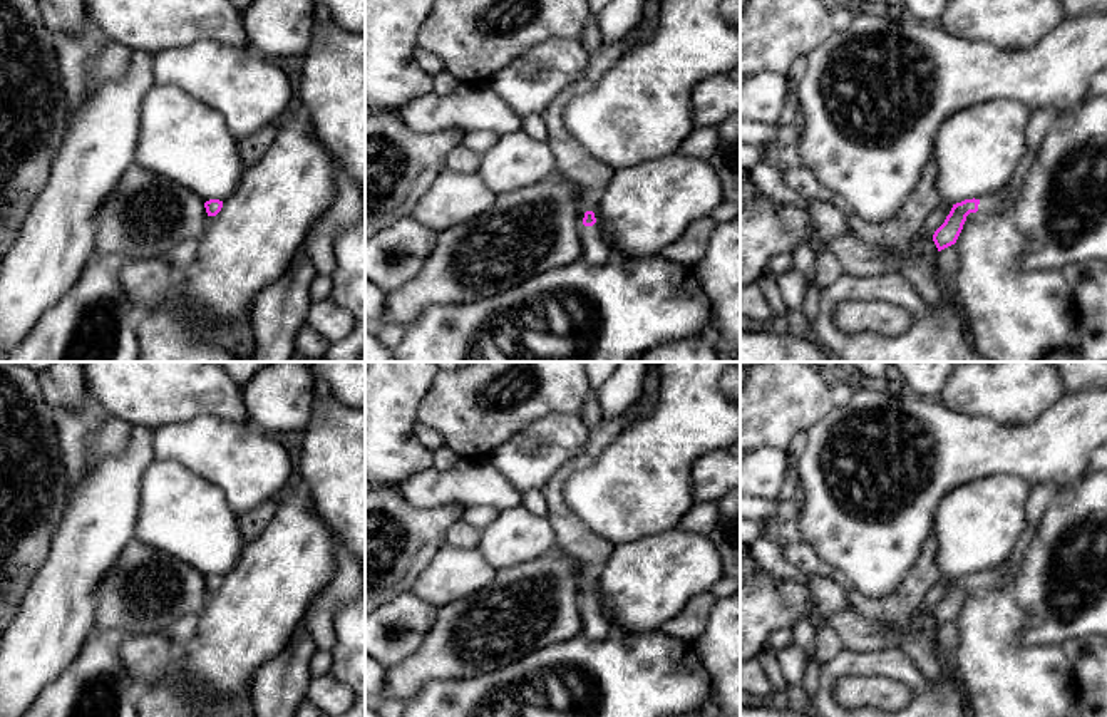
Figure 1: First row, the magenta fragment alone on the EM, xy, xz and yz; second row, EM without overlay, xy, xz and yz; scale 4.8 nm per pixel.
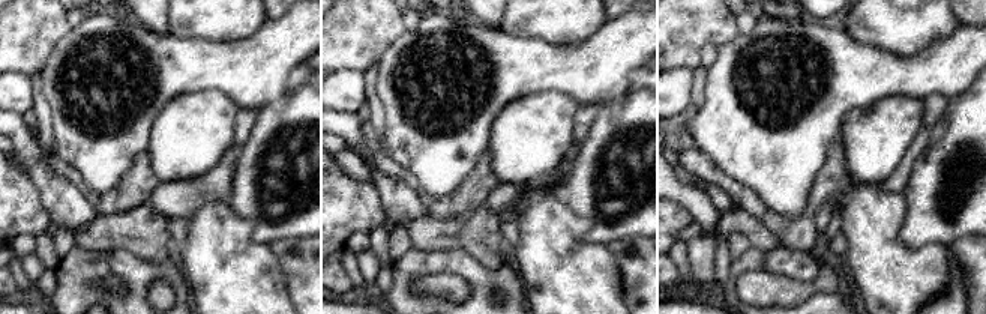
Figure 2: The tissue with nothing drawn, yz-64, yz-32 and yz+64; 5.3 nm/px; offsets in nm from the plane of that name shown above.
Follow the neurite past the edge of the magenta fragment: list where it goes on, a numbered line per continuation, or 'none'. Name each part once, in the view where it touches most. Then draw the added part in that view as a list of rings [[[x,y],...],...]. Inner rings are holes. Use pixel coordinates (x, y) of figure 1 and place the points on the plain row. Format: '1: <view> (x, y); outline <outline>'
1: yz (1002, 577); outline [[[1027,526],[1025,531],[1020,534],[1013,551],[1010,556],[995,570],[988,570],[986,573],[980,575],[978,586],[970,588],[966,595],[976,591],[978,588],[1001,588],[1008,590],[1015,580],[1015,575],[1020,568],[1022,558],[1028,544],[1032,543],[1037,533],[1037,526]]]

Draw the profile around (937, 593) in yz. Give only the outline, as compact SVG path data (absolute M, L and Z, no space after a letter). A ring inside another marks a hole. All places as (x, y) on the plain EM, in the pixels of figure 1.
M945 578L945 580L940 581L938 585L935 585L935 586L928 591L928 595L926 595L924 601L923 601L923 608L926 608L926 610L929 610L929 611L935 610L935 606L945 598L945 595L946 595L946 591L950 590L951 583L953 583L953 580Z

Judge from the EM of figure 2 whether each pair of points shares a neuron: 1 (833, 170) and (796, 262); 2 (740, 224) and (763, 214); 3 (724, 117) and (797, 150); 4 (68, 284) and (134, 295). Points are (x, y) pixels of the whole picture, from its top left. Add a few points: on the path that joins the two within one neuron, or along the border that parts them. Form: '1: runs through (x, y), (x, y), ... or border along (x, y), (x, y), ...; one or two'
1: border along (782, 245), (811, 253); two
2: border along (740, 208), (755, 217), (779, 242); two
3: runs through (742, 125), (749, 125), (772, 135), (779, 143); one
4: runs through (84, 290), (107, 298), (117, 298); one

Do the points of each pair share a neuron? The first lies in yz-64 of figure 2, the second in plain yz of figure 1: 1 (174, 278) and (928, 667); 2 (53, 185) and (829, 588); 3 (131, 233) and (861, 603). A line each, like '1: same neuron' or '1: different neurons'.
1: different neurons
2: same neuron
3: different neurons

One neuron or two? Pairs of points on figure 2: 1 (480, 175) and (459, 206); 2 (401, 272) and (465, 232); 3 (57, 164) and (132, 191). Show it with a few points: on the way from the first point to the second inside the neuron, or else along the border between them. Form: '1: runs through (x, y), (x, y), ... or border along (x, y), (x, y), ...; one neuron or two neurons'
1: runs through (479, 182), (467, 199); one neuron
2: border along (413, 245), (426, 251), (464, 248), (471, 256); two neurons
3: runs through (75, 178), (96, 199), (114, 199); one neuron

